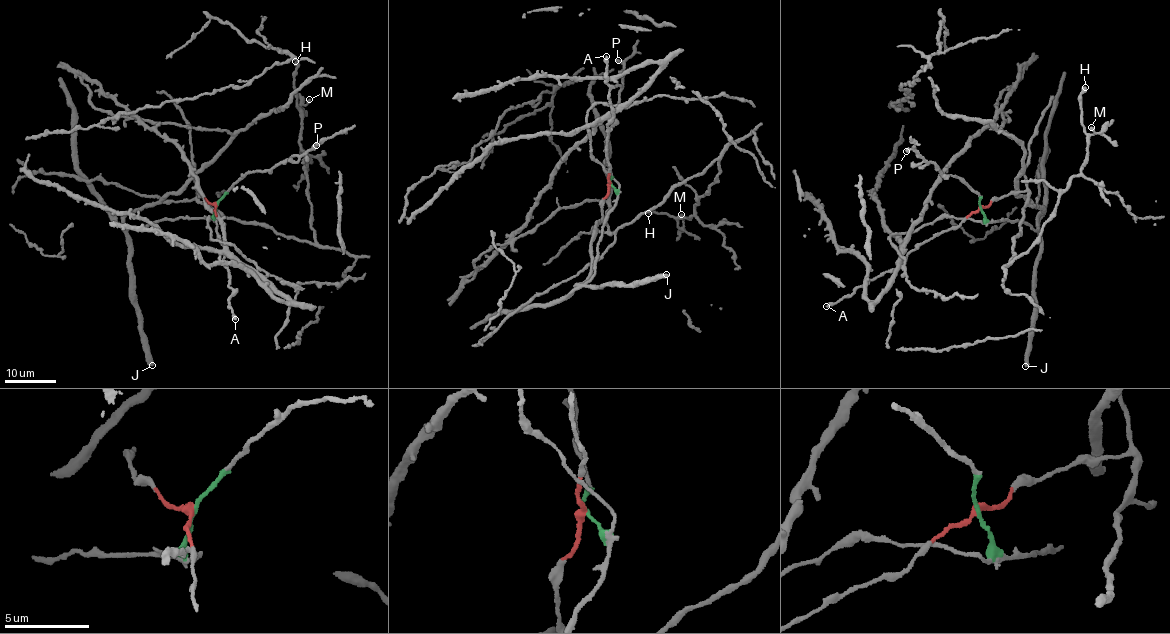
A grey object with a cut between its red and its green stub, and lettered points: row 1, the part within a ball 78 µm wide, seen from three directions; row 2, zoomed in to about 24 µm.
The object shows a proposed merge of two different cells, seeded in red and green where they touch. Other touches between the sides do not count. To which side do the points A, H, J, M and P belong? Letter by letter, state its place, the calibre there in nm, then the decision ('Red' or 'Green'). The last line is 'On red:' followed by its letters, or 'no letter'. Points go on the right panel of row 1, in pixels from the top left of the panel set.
A: Place: (826, 306). Thickness 320 nm. Red
H: Place: (1085, 87). Thickness 460 nm. Red
J: Place: (1025, 366). Thickness 480 nm. Green
M: Place: (1091, 127). Thickness 320 nm. Red
P: Place: (906, 151). Thickness 360 nm. Green
On red: A, H, M

